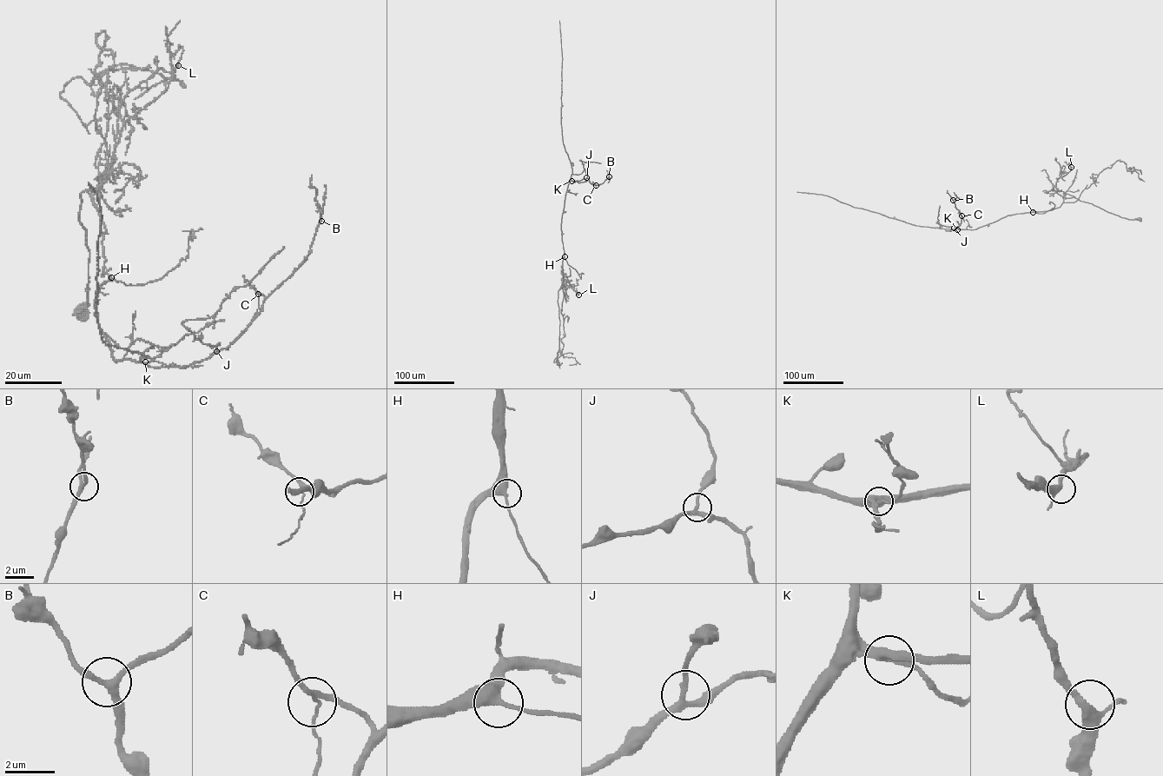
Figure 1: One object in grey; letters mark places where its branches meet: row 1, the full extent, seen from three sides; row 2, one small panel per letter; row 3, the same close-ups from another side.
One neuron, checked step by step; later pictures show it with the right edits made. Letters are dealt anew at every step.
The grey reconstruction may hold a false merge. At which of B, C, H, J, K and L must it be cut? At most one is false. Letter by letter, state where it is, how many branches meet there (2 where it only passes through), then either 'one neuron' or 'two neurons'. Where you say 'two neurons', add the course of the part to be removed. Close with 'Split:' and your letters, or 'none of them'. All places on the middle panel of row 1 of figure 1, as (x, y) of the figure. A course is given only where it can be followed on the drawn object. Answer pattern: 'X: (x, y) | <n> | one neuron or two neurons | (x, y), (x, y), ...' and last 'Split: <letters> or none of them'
B: (609, 176) | 3 | one neuron
C: (596, 185) | 3 | one neuron
H: (564, 256) | 3 | one neuron
J: (586, 177) | 3 | one neuron
K: (571, 181) | 3 | one neuron
L: (578, 295) | 3 | one neuron
Split: none of them

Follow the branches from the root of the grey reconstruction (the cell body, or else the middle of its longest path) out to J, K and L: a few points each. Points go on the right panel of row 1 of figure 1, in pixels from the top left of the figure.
J: (1139, 219), (1121, 217), (1066, 194), (1061, 205), (1051, 209), (1007, 215), (974, 229), (957, 231), (954, 228)
K: (1139, 219), (1121, 217), (1066, 194), (1061, 205), (1051, 209), (1007, 215), (974, 229), (957, 229)
L: (1139, 219), (1121, 217), (1058, 189), (1057, 180), (1065, 175), (1071, 167)

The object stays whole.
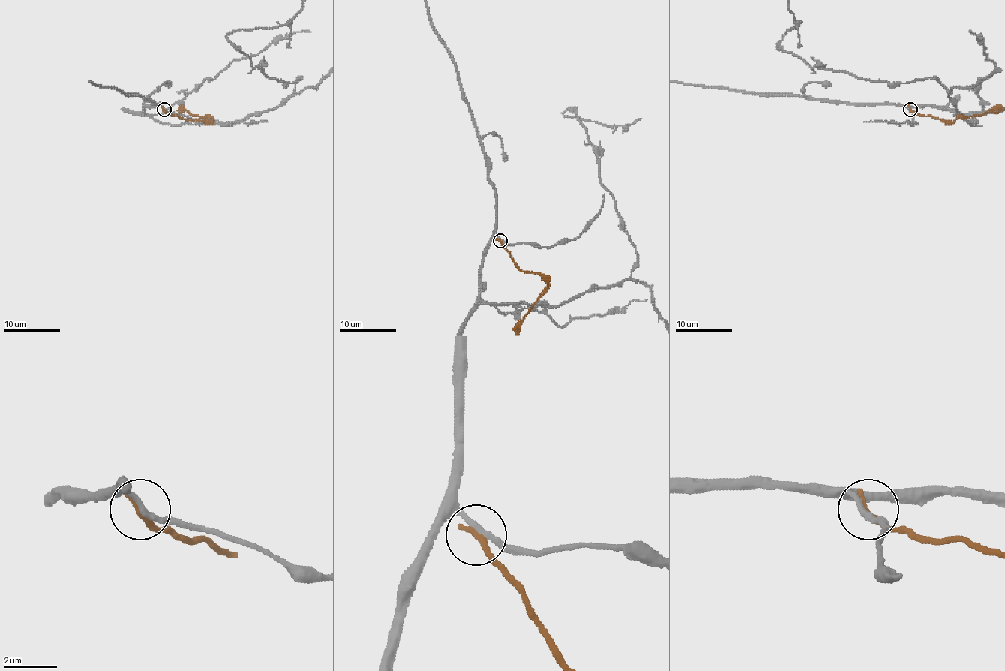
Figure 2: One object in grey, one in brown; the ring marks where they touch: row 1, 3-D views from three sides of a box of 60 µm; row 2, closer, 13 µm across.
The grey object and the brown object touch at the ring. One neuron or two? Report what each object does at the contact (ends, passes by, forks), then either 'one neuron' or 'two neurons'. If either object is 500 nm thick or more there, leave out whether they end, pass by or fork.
grey passes by; brown ends there; two neurons

